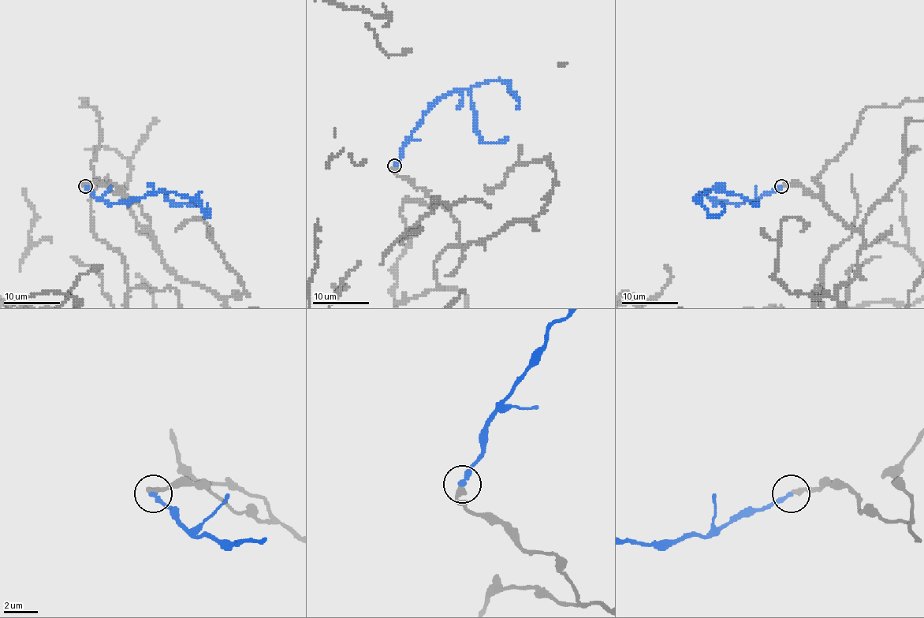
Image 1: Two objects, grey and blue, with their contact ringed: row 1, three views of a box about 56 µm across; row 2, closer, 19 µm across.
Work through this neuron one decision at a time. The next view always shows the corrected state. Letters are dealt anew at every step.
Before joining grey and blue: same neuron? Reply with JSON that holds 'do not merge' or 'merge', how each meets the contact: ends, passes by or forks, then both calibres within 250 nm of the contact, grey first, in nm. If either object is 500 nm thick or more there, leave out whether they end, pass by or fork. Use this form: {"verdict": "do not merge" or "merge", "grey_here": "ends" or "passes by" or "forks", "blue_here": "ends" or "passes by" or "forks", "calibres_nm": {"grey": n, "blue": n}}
{"verdict": "merge", "grey_here": "ends", "blue_here": "ends", "calibres_nm": {"grey": 320, "blue": 300}}

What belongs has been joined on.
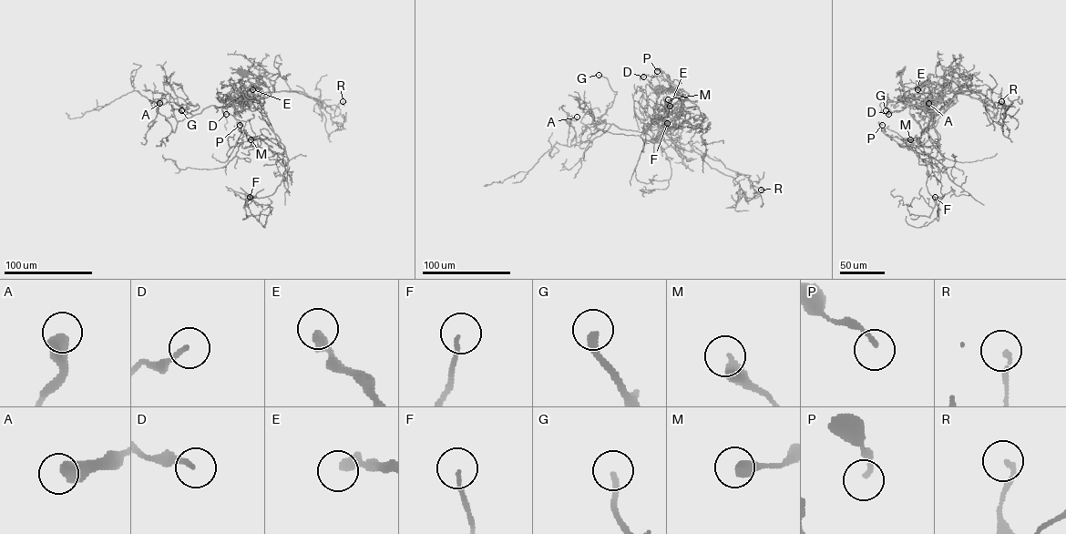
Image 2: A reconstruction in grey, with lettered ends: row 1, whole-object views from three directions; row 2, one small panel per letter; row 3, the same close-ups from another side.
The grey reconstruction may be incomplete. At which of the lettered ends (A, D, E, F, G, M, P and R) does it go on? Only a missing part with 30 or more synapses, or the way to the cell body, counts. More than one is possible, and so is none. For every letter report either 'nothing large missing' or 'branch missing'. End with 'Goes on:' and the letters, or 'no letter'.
A: nothing large missing
D: nothing large missing
E: nothing large missing
F: nothing large missing
G: nothing large missing
M: nothing large missing
P: nothing large missing
R: nothing large missing
Goes on: no letter

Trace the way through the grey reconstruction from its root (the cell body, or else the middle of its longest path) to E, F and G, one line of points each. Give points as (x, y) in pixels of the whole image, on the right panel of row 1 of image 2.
E: (900, 72), (906, 97), (939, 99), (946, 105), (957, 94), (941, 95), (927, 86), (917, 89)
F: (900, 72), (906, 97), (946, 105), (952, 100), (934, 121), (939, 140), (926, 185), (940, 198), (935, 197)
G: (900, 72), (906, 97), (951, 100), (935, 118), (933, 109), (920, 105), (886, 110)

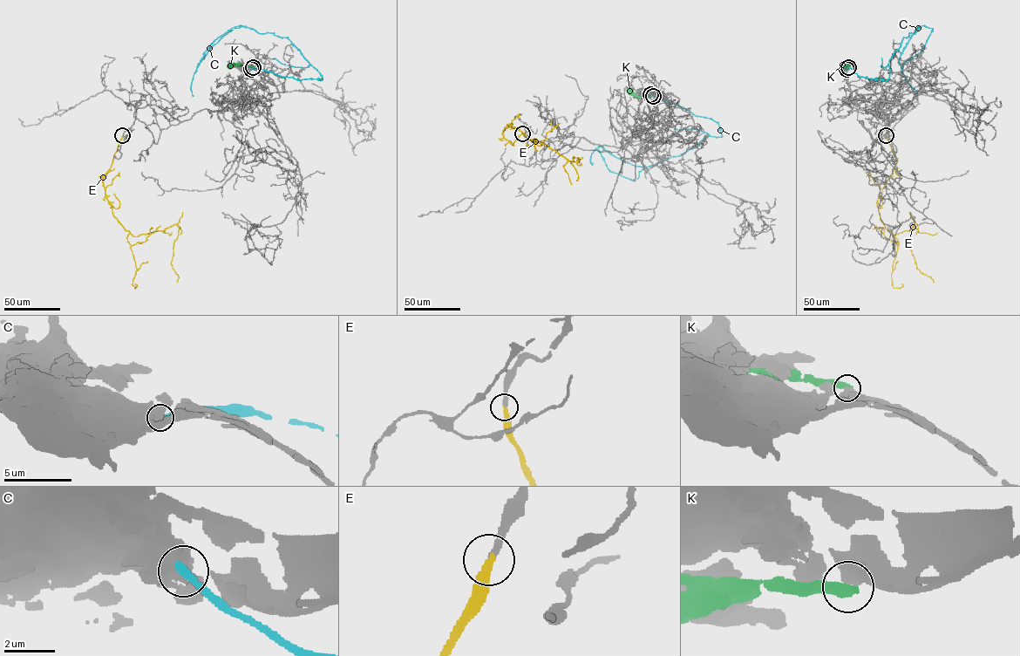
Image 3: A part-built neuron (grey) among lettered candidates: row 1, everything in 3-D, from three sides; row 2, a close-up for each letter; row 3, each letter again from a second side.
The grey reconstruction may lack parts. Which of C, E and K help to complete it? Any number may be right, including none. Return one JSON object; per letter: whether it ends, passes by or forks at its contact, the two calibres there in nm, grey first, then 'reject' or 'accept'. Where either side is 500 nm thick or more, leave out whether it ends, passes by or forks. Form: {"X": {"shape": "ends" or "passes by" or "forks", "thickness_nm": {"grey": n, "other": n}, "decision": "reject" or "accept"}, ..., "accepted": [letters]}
{"C": {"shape": "ends", "thickness_nm": {"grey": 480, "other": 360}, "decision": "reject"}, "E": {"shape": "ends", "thickness_nm": {"grey": 320, "other": 320}, "decision": "accept"}, "K": {"thickness_nm": {"grey": 550, "other": 440}, "decision": "reject"}, "accepted": ["E"]}

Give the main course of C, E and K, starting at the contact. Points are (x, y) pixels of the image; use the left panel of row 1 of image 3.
C: (251, 69), (296, 79), (322, 79), (288, 39), (237, 26), (211, 44), (196, 70), (210, 49), (235, 28)
E: (122, 135), (104, 176), (105, 196), (112, 215), (134, 236), (176, 224), (171, 263), (176, 282)
K: (253, 67), (227, 66)

